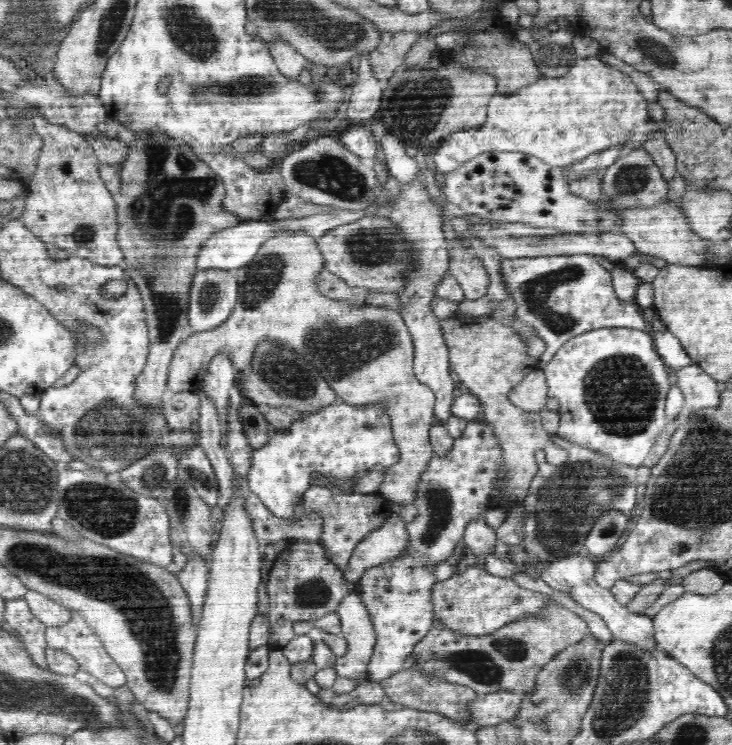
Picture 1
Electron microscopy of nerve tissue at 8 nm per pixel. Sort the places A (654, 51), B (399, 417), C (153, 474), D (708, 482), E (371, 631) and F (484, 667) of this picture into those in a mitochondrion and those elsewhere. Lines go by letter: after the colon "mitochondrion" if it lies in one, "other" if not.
A: mitochondrion
B: other
C: mitochondrion
D: mitochondrion
E: other
F: mitochondrion

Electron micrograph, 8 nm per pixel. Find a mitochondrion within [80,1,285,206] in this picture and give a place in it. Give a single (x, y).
(251, 86)

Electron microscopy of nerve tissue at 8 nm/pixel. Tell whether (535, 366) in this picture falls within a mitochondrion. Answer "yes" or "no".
no

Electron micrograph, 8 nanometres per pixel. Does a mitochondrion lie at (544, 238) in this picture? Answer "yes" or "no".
yes

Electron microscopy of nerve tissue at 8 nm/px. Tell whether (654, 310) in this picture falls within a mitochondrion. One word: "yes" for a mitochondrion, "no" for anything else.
no

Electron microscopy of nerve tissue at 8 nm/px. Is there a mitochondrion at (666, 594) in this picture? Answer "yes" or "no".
no

